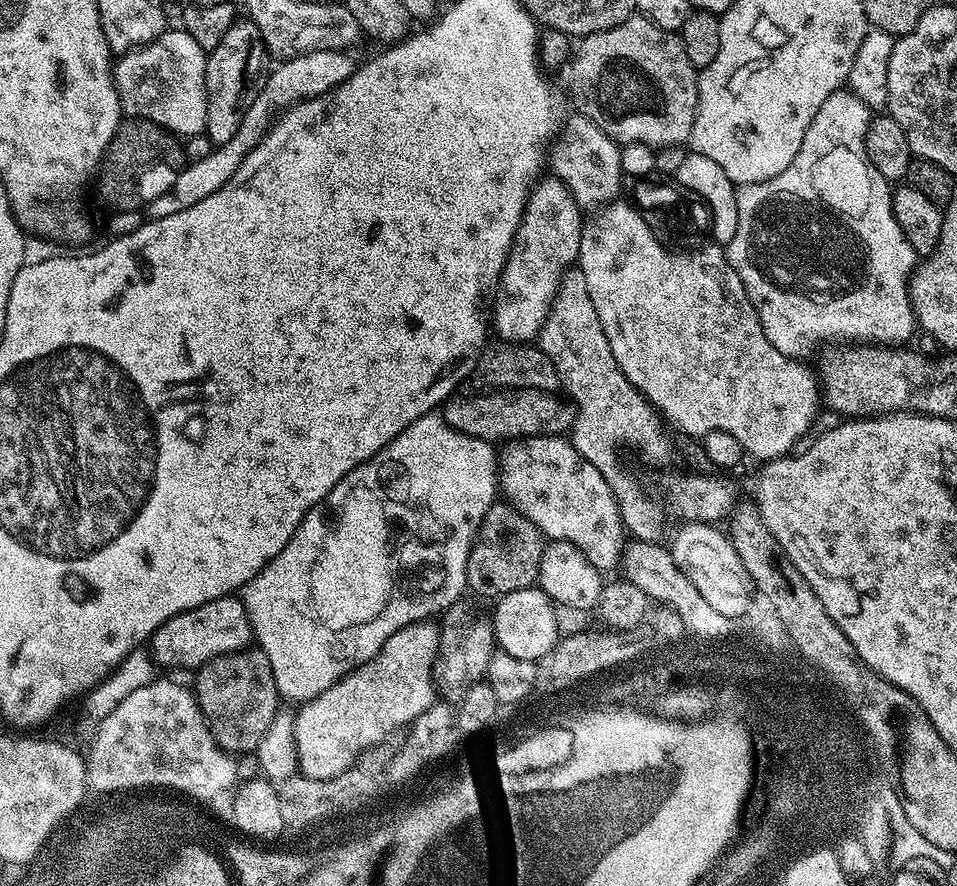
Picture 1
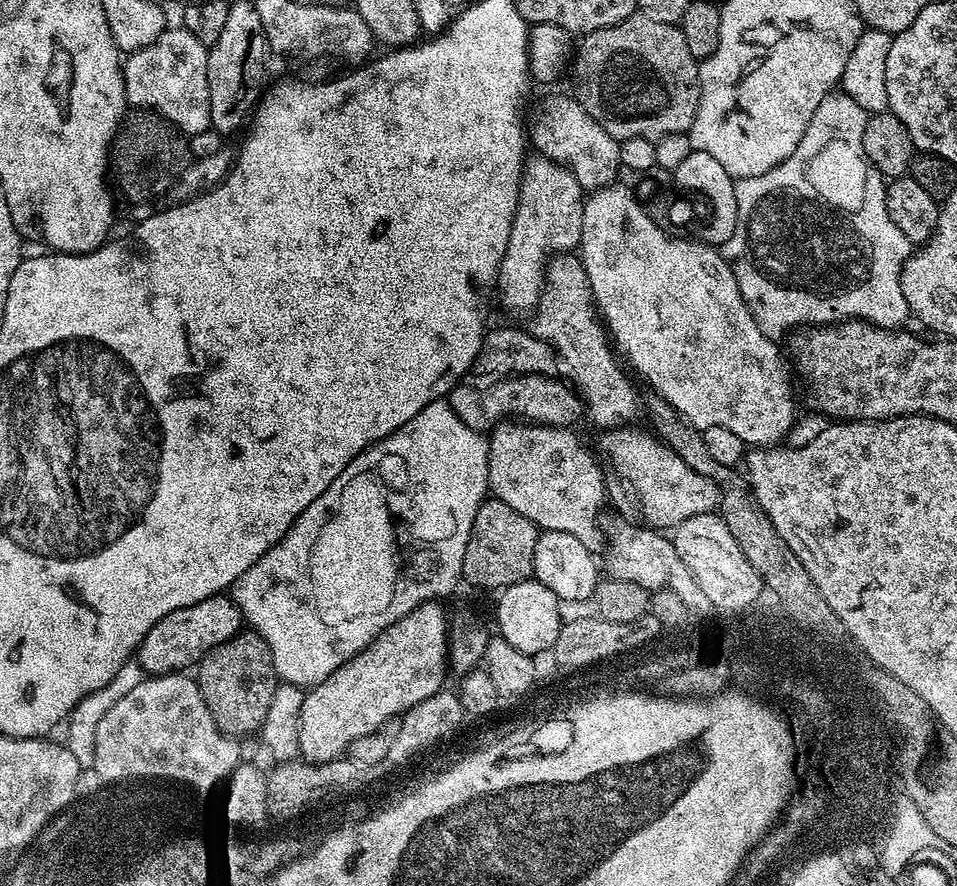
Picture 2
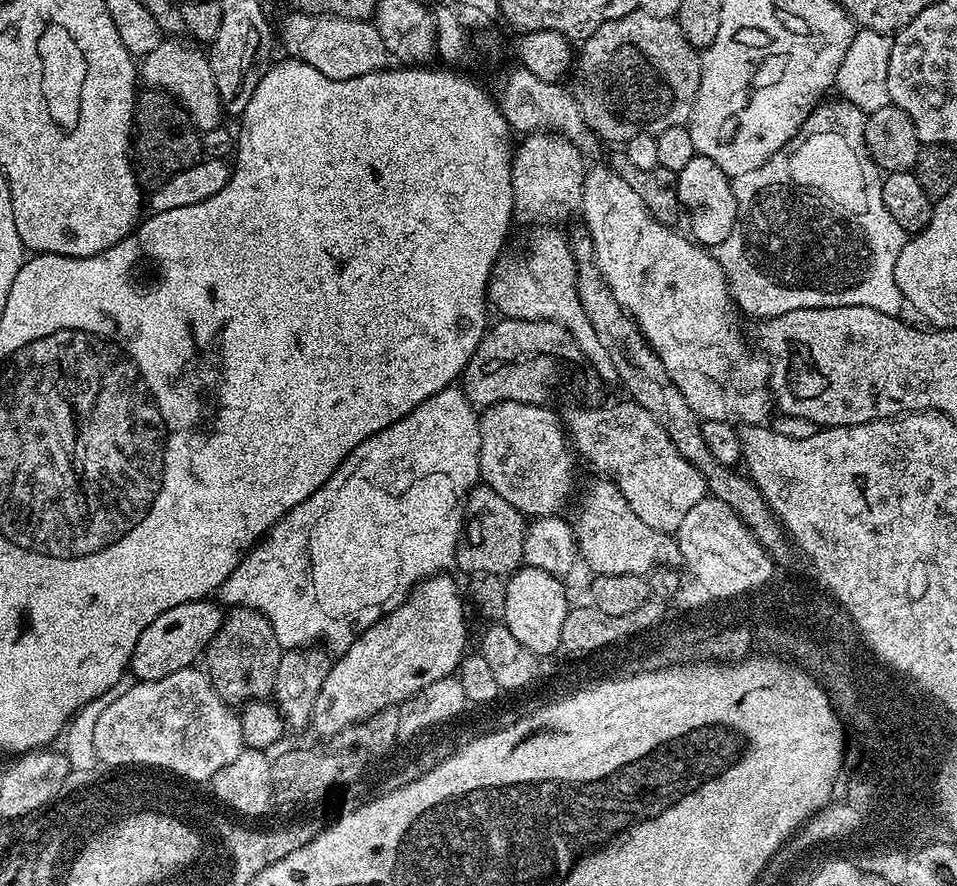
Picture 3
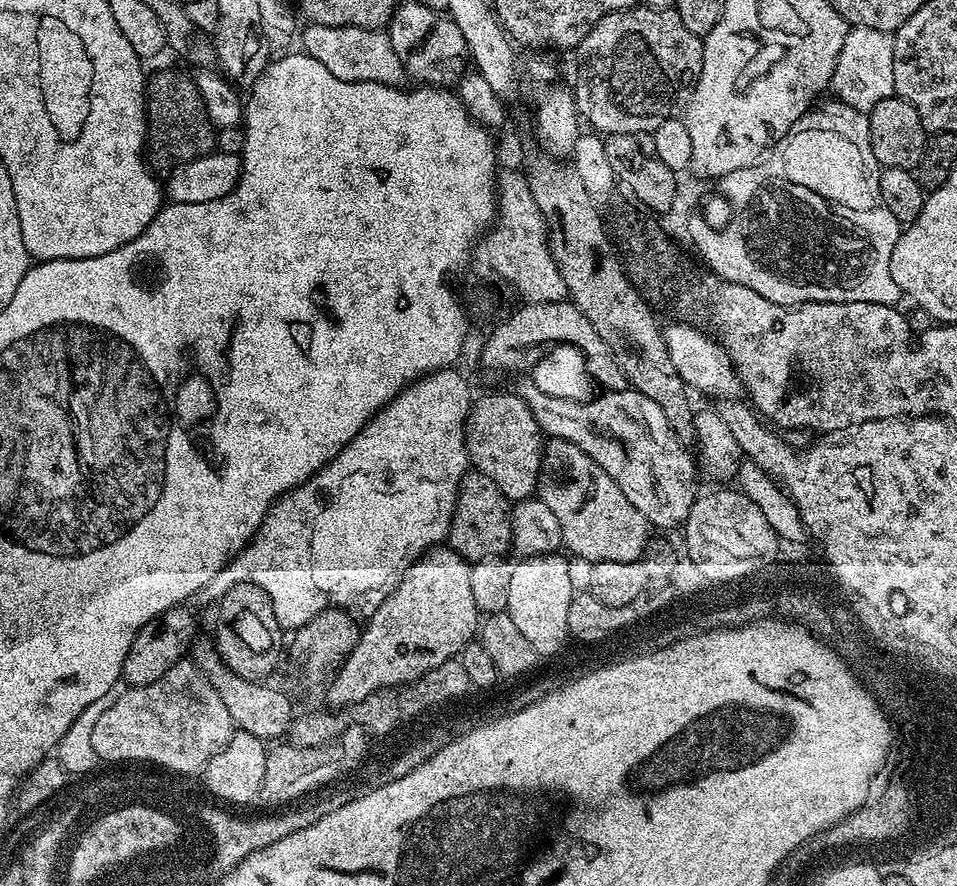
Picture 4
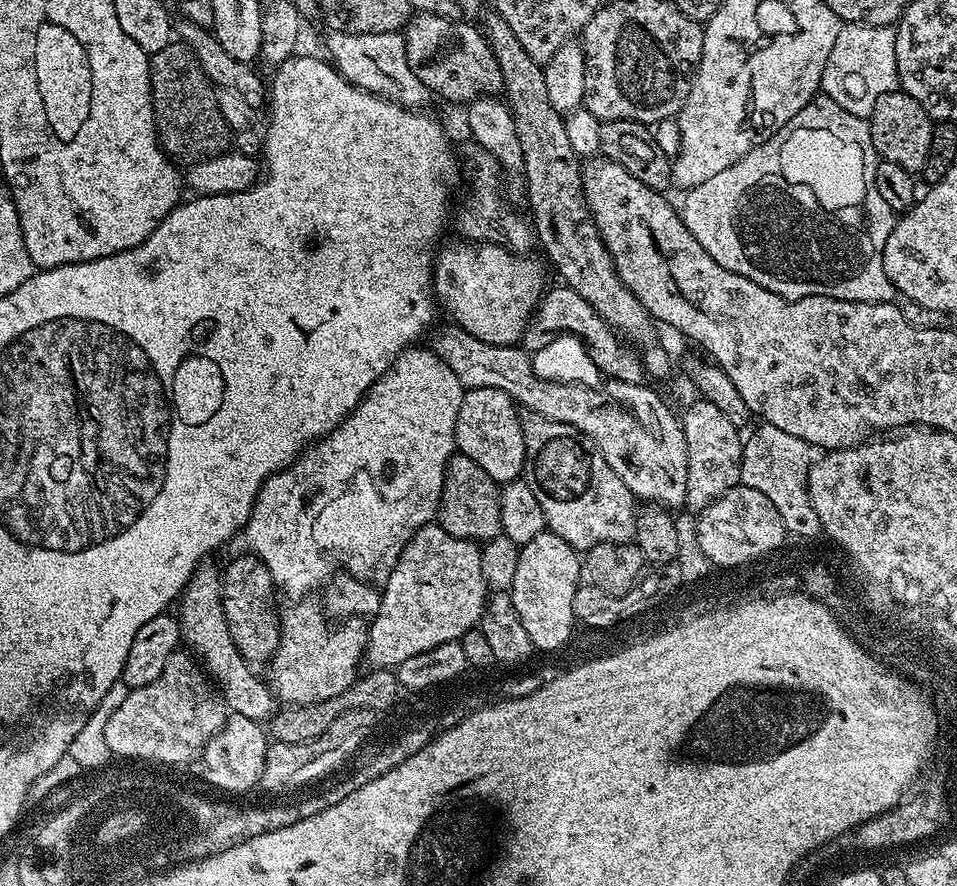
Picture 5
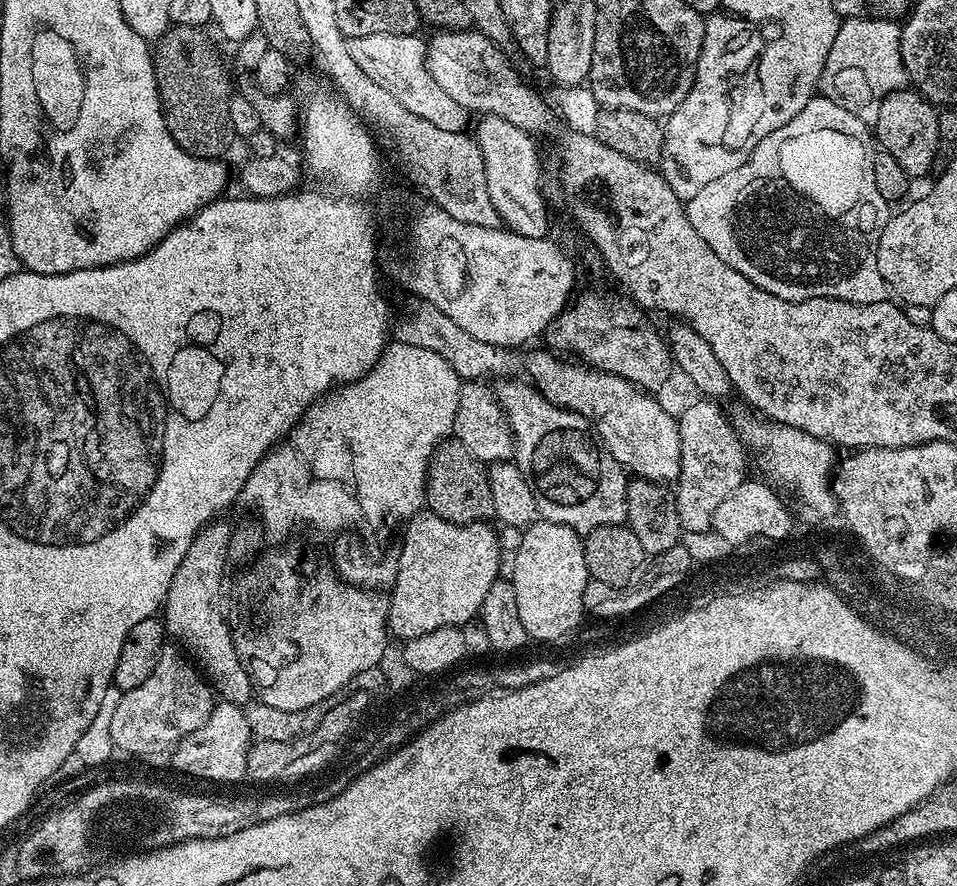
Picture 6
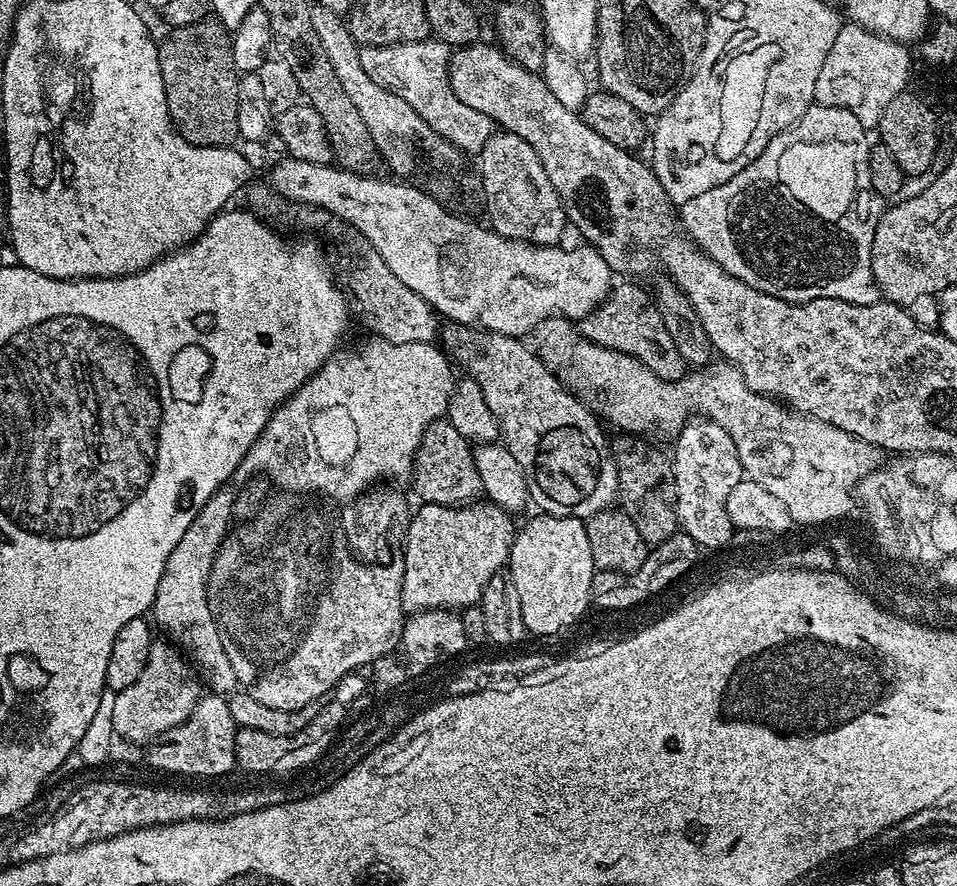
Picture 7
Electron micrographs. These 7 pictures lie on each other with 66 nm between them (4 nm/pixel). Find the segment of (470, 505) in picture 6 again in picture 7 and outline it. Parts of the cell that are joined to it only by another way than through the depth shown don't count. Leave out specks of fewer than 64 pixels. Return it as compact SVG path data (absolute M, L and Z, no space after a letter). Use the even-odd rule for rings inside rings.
M446 418L434 421L422 434L422 442L412 458L411 480L413 490L425 504L464 506L479 501L484 490L473 445Z

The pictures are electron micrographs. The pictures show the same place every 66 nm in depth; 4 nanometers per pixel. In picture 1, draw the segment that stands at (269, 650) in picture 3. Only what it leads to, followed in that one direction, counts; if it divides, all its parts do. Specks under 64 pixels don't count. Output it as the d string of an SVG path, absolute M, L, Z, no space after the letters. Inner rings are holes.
M259 648L219 656L195 671L193 696L203 713L212 741L221 751L253 753L277 719L280 695L269 659Z

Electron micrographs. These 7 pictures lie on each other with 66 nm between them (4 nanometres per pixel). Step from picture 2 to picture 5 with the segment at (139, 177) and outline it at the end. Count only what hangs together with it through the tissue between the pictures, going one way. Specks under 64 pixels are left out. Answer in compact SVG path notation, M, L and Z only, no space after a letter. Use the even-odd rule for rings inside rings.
M169 42L162 50L151 53L148 73L152 87L152 112L156 115L156 139L173 161L208 160L229 151L230 129L222 118L222 110L216 101L217 89L202 70L198 58L194 58L194 54L185 44Z

